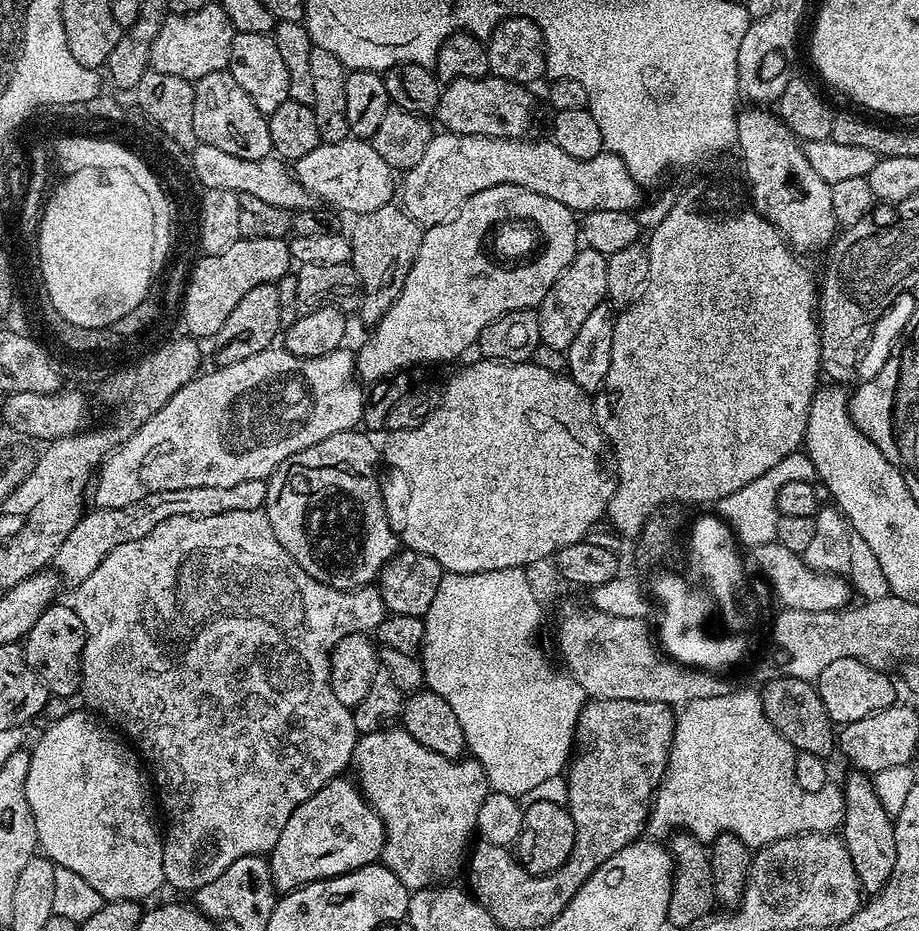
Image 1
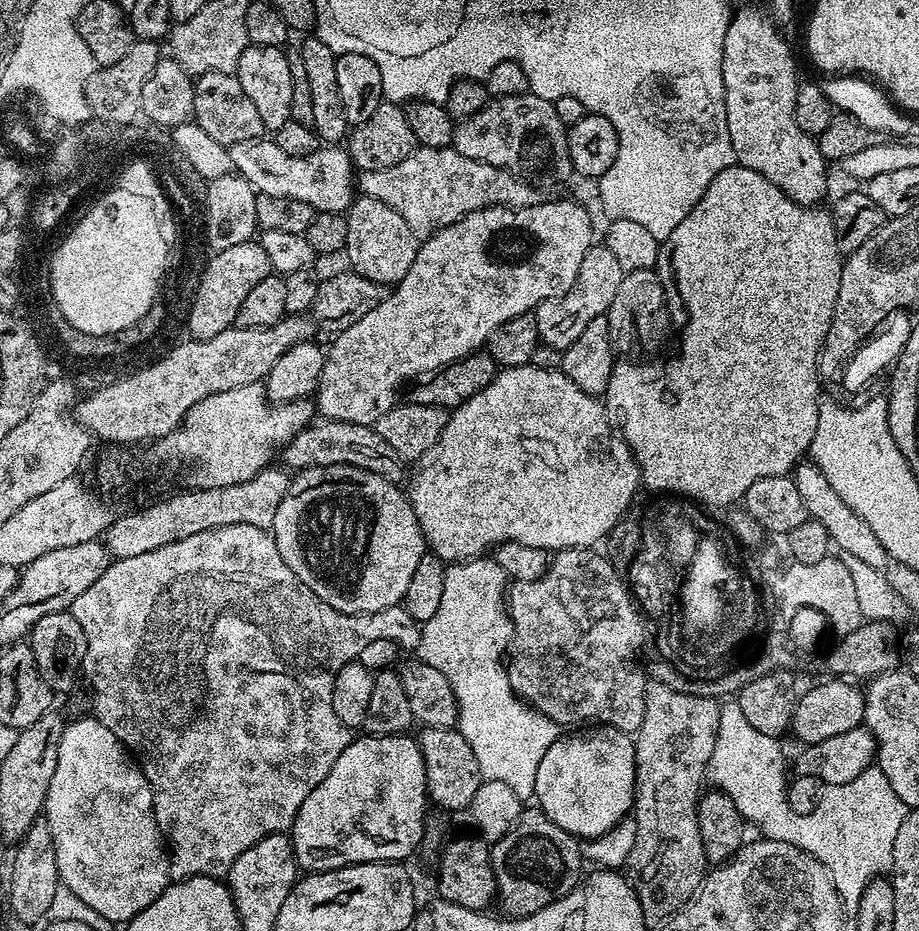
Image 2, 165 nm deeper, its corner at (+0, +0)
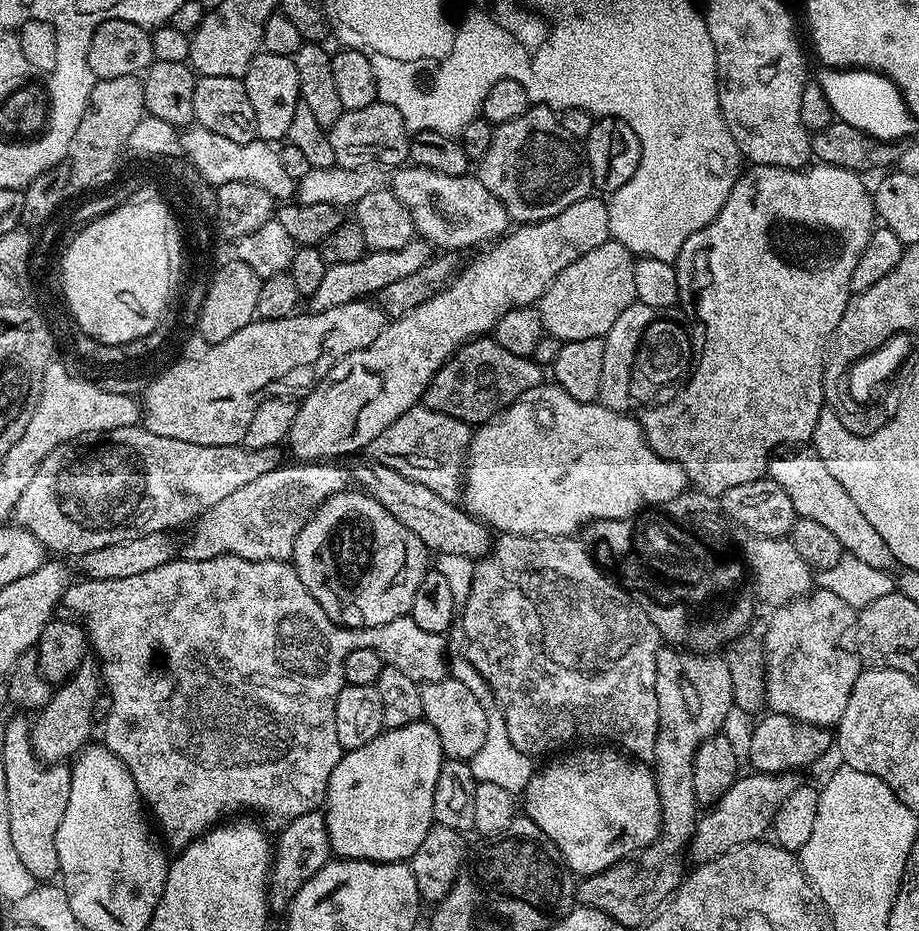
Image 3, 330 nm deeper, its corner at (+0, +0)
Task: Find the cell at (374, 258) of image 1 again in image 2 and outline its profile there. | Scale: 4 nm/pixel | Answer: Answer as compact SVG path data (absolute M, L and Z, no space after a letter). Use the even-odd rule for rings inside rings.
M363 194L353 199L346 215L348 229L344 252L348 256L347 267L362 278L385 286L394 286L406 278L410 266L414 266L418 247L418 237L410 230L410 226L406 226L406 218L402 218L398 210L390 210L386 202L378 202L378 198Z

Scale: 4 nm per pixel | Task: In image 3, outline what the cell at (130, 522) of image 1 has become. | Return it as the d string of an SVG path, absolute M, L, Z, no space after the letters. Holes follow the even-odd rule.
M291 462L285 463L283 466L270 470L270 474L262 474L262 478L258 478L258 482L250 482L247 486L242 486L238 490L234 490L234 494L222 498L222 502L218 502L218 506L208 509L203 516L195 521L196 537L188 544L188 552L186 552L189 560L205 560L206 558L214 558L215 556L237 556L238 558L246 558L247 560L283 560L291 561L292 551L294 550L294 542L298 538L298 534L302 530L302 526L306 526L306 522L311 520L320 505L326 503L329 498L336 492L343 492L349 487L350 472L344 468L339 468L336 462Z

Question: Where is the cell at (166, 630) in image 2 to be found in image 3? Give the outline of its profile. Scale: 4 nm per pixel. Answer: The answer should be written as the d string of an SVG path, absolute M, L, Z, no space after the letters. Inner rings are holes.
M215 556L215 557L214 557L214 558L206 558L206 559L205 559L205 560L189 560L189 559L187 559L187 558L174 558L174 559L172 559L172 560L171 560L171 561L170 561L170 562L166 562L166 563L165 563L165 564L163 564L163 565L162 565L162 566L158 566L158 567L157 567L157 568L156 568L156 569L154 569L154 570L146 570L146 574L134 574L134 575L133 575L133 576L132 576L132 577L130 577L130 578L114 578L114 579L113 579L113 580L89 580L89 579L87 579L87 578L80 578L80 579L77 579L77 580L76 580L76 581L75 581L75 582L74 582L74 583L73 583L73 584L72 584L72 585L70 585L70 587L69 587L69 588L67 588L67 590L65 590L65 592L64 592L64 599L63 599L63 601L62 601L62 604L63 604L63 607L64 607L64 608L65 608L65 609L66 609L66 608L67 608L67 607L68 607L68 608L69 608L69 610L70 610L70 611L72 611L72 612L77 612L77 614L76 614L76 613L72 613L72 614L75 614L75 615L76 615L76 616L77 616L77 617L79 617L79 619L80 619L80 620L81 620L81 621L82 621L82 624L83 624L83 627L84 627L84 628L85 628L85 629L86 629L86 631L87 631L87 633L88 633L88 642L89 642L89 645L90 645L90 648L91 648L91 651L92 651L92 652L93 652L93 653L94 653L94 655L95 655L95 657L96 657L96 659L97 659L97 660L99 660L99 661L100 661L100 663L101 663L101 665L102 665L102 684L103 684L103 687L104 687L104 688L105 688L105 689L106 689L106 695L107 695L107 696L109 696L109 698L110 698L110 699L111 699L111 700L112 700L112 701L111 701L111 702L110 702L110 714L109 714L109 715L108 715L108 717L106 717L106 718L105 718L105 719L104 719L104 721L103 721L103 722L102 722L102 728L104 728L104 737L102 737L102 743L103 743L103 745L104 745L104 747L105 747L105 748L108 748L108 749L110 749L110 751L111 751L111 752L112 752L112 753L113 753L113 754L115 754L115 755L116 755L116 756L117 756L117 757L118 757L118 758L122 758L122 762L123 762L123 763L124 763L124 765L126 765L126 767L128 767L128 769L129 769L129 770L130 770L130 774L131 774L131 775L132 775L132 777L133 777L133 778L134 778L134 782L135 782L135 783L136 783L136 789L137 789L137 790L138 790L138 791L139 791L139 792L140 792L140 798L141 798L141 800L143 800L143 801L144 801L144 803L145 803L145 805L146 805L146 808L147 808L147 811L148 811L148 812L149 812L149 813L151 813L151 815L152 815L152 816L153 816L153 817L154 817L154 820L155 820L155 816L154 816L154 815L156 815L156 820L157 820L157 821L156 821L156 820L155 820L155 823L156 823L156 824L157 824L157 825L158 825L158 828L159 828L159 824L158 824L158 823L160 823L160 828L161 828L161 830L162 830L162 831L164 831L164 836L165 836L165 837L164 837L164 836L163 836L163 839L164 839L164 840L165 840L165 841L166 841L166 844L167 844L167 840L166 840L166 839L168 839L168 844L169 844L169 845L168 845L168 844L167 844L167 847L168 847L168 848L169 848L169 849L172 849L172 848L176 848L176 849L175 849L175 850L182 850L182 849L183 849L183 848L184 848L184 847L186 847L186 845L188 845L188 844L193 844L193 842L194 842L194 841L196 841L196 840L197 840L197 838L199 838L199 836L203 836L203 835L204 835L204 833L205 833L205 832L208 832L208 831L210 831L210 829L211 829L211 828L214 828L214 827L216 827L216 825L217 825L217 824L219 824L219 823L221 823L221 821L223 821L223 820L224 820L224 819L225 819L225 818L232 818L232 817L235 817L235 816L236 816L236 815L237 815L237 814L244 814L244 813L247 813L247 812L244 812L244 811L246 811L246 810L247 810L247 808L249 808L249 810L250 810L250 811L252 811L252 812L257 812L257 814L256 814L256 813L252 813L252 814L255 814L255 815L256 815L256 816L257 816L257 817L260 817L260 816L265 816L265 818L266 818L266 819L268 819L268 820L269 820L269 822L270 822L270 823L272 823L272 824L276 824L276 825L275 825L275 826L283 826L283 825L285 825L285 824L288 824L288 823L290 823L290 822L291 822L291 820L293 820L293 819L294 819L294 818L299 818L299 817L300 817L300 816L301 816L301 814L310 814L310 813L311 813L311 812L314 812L314 811L317 811L317 809L319 809L319 808L320 808L320 807L321 807L321 805L323 805L323 802L324 802L324 799L326 799L326 797L327 797L327 796L328 796L328 783L329 783L329 782L330 782L330 774L334 774L334 766L338 766L338 762L339 762L339 761L340 761L340 758L341 758L341 755L342 755L342 749L341 749L341 746L340 746L340 743L339 743L339 742L338 742L338 726L334 726L334 718L335 718L335 717L336 717L336 703L337 703L337 702L338 702L338 694L339 694L339 693L340 693L340 691L341 691L341 690L343 690L343 689L344 689L344 685L345 685L345 682L344 682L344 663L345 663L345 662L346 662L346 654L350 654L350 650L358 650L358 649L359 649L359 648L373 648L373 650L375 650L375 652L378 652L378 653L381 653L381 654L383 654L383 655L384 655L384 656L385 656L385 657L386 657L386 664L387 664L387 667L389 667L389 668L397 668L397 669L398 669L398 670L402 670L402 671L403 671L403 672L407 672L407 673L408 673L408 676L409 676L409 677L410 677L410 678L414 678L414 682L415 682L415 683L416 683L416 684L418 684L418 685L421 685L421 684L429 684L429 683L430 683L430 682L438 682L438 681L439 681L439 680L443 680L443 679L445 679L445 677L447 677L447 676L448 676L448 675L449 675L449 672L450 672L450 668L449 668L449 665L448 665L448 664L447 664L447 663L446 663L446 660L445 660L445 664L444 664L444 651L446 651L446 650L447 650L447 648L448 648L448 644L447 644L447 642L446 642L446 641L444 641L444 639L445 639L445 637L444 637L444 636L443 636L443 635L441 635L441 634L430 634L430 630L422 630L422 629L420 629L420 628L419 628L419 627L418 627L418 622L414 622L414 621L413 621L413 620L412 620L412 617L411 617L411 615L406 615L406 616L403 616L403 617L402 617L402 618L394 618L394 622L390 622L390 623L389 623L389 624L384 624L384 625L382 625L382 626L381 626L381 628L343 628L343 626L342 626L342 625L340 625L340 624L336 624L336 623L334 623L334 622L333 622L333 621L332 621L332 619L331 619L331 618L329 618L329 617L328 617L328 615L327 615L327 614L326 614L326 610L322 610L322 606L321 606L321 605L320 605L320 604L319 604L319 602L318 602L318 601L317 601L317 600L315 600L315 598L314 598L314 597L313 597L313 596L312 596L312 595L311 595L311 594L310 594L310 590L306 590L306 586L302 586L302 582L301 582L301 581L300 581L300 579L299 579L299 578L298 578L298 574L297 574L297 573L296 573L296 569L295 569L295 568L293 568L293 567L292 567L292 565L291 565L291 563L288 563L288 562L285 562L285 561L283 561L283 560L247 560L247 559L246 559L246 558L238 558L238 557L237 557L237 556Z

